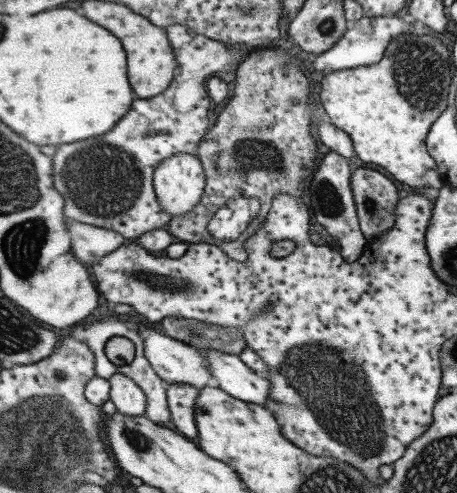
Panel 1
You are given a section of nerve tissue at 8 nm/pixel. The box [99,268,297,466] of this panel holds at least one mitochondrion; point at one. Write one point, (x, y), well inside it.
(138, 440)

